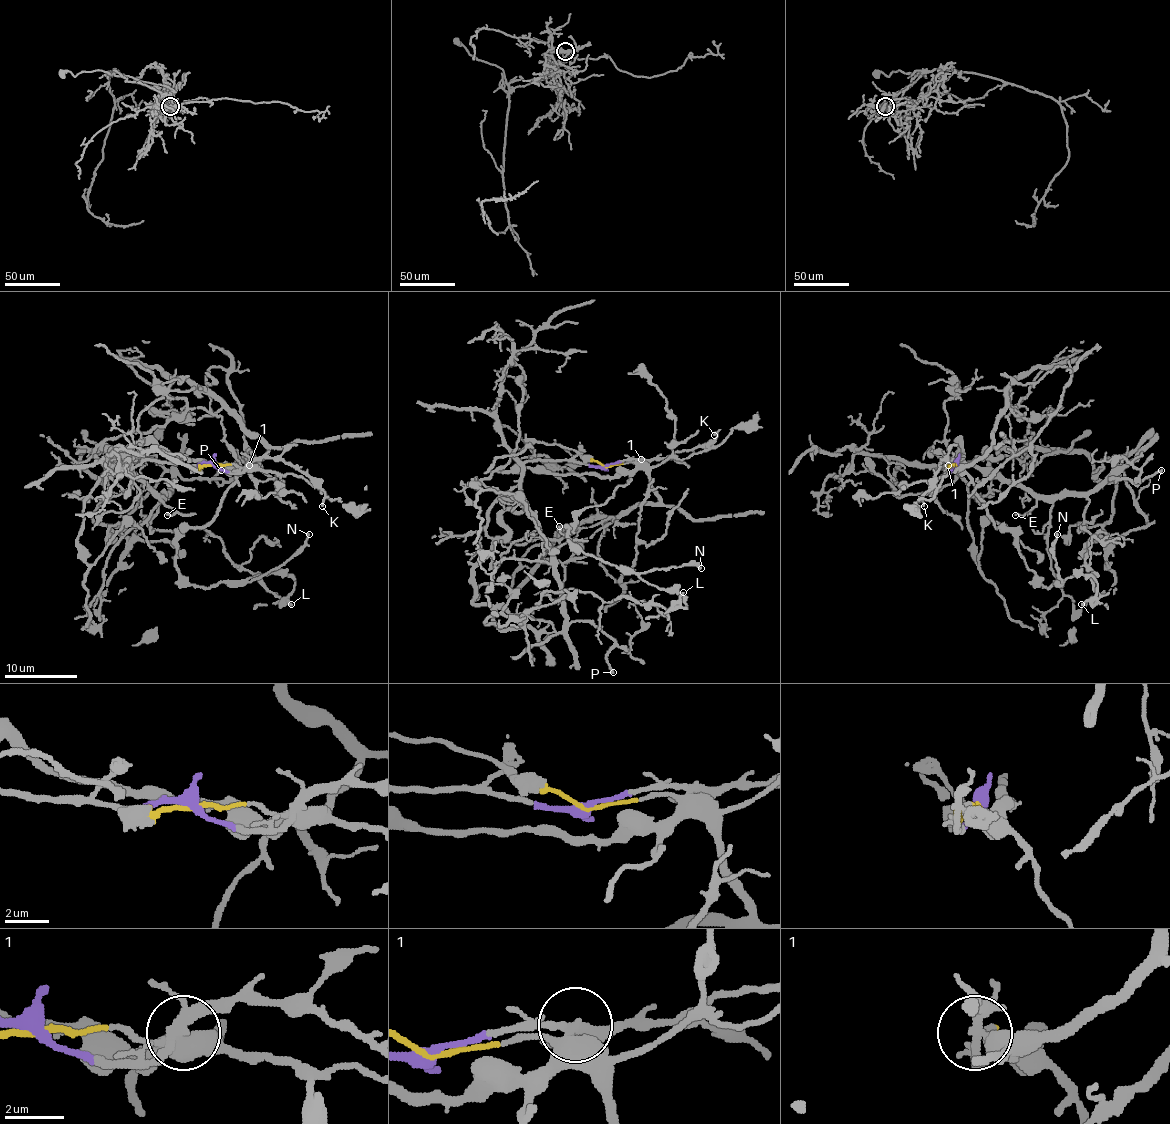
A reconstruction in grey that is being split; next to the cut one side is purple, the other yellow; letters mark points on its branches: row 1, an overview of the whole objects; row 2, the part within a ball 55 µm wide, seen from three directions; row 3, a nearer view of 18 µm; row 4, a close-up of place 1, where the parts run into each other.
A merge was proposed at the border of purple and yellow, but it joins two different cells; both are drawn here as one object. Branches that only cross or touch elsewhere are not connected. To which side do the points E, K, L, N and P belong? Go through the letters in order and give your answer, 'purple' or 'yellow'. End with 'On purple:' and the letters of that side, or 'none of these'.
E: purple
K: purple
L: yellow
N: yellow
P: purple
On purple: E, K, P

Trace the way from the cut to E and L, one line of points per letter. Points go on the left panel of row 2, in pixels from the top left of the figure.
E: (214, 464), (142, 460), (130, 464), (130, 468), (175, 511), (166, 515)
L: (214, 464), (243, 470), (217, 513), (177, 541), (175, 568), (199, 586), (292, 575), (292, 604)

